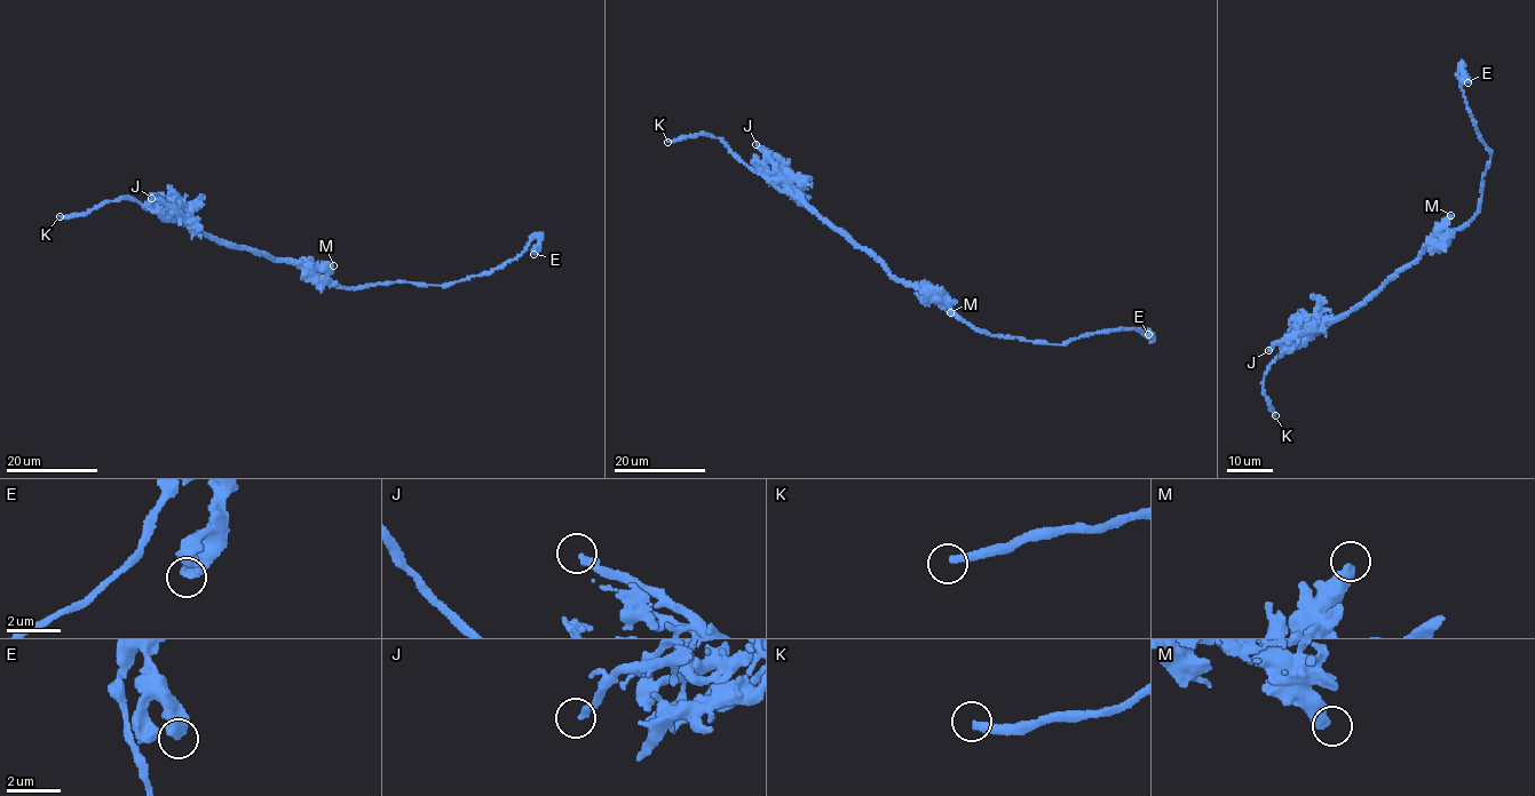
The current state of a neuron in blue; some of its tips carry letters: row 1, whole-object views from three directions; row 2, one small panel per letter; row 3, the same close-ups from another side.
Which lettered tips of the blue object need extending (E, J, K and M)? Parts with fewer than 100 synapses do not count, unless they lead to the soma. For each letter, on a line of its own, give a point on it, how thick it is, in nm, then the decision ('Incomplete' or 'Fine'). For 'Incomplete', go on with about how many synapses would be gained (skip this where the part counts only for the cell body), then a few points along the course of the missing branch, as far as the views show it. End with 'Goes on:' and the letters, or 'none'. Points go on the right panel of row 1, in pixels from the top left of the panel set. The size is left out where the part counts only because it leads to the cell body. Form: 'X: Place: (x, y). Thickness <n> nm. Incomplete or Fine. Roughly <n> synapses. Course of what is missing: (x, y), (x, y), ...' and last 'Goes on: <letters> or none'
E: Place: (1468, 82). Thickness 440 nm. Fine
J: Place: (1268, 350). Thickness 240 nm. Fine
K: Place: (1275, 415). Thickness 300 nm. Incomplete
M: Place: (1450, 215). Thickness 440 nm. Fine
Goes on: K

